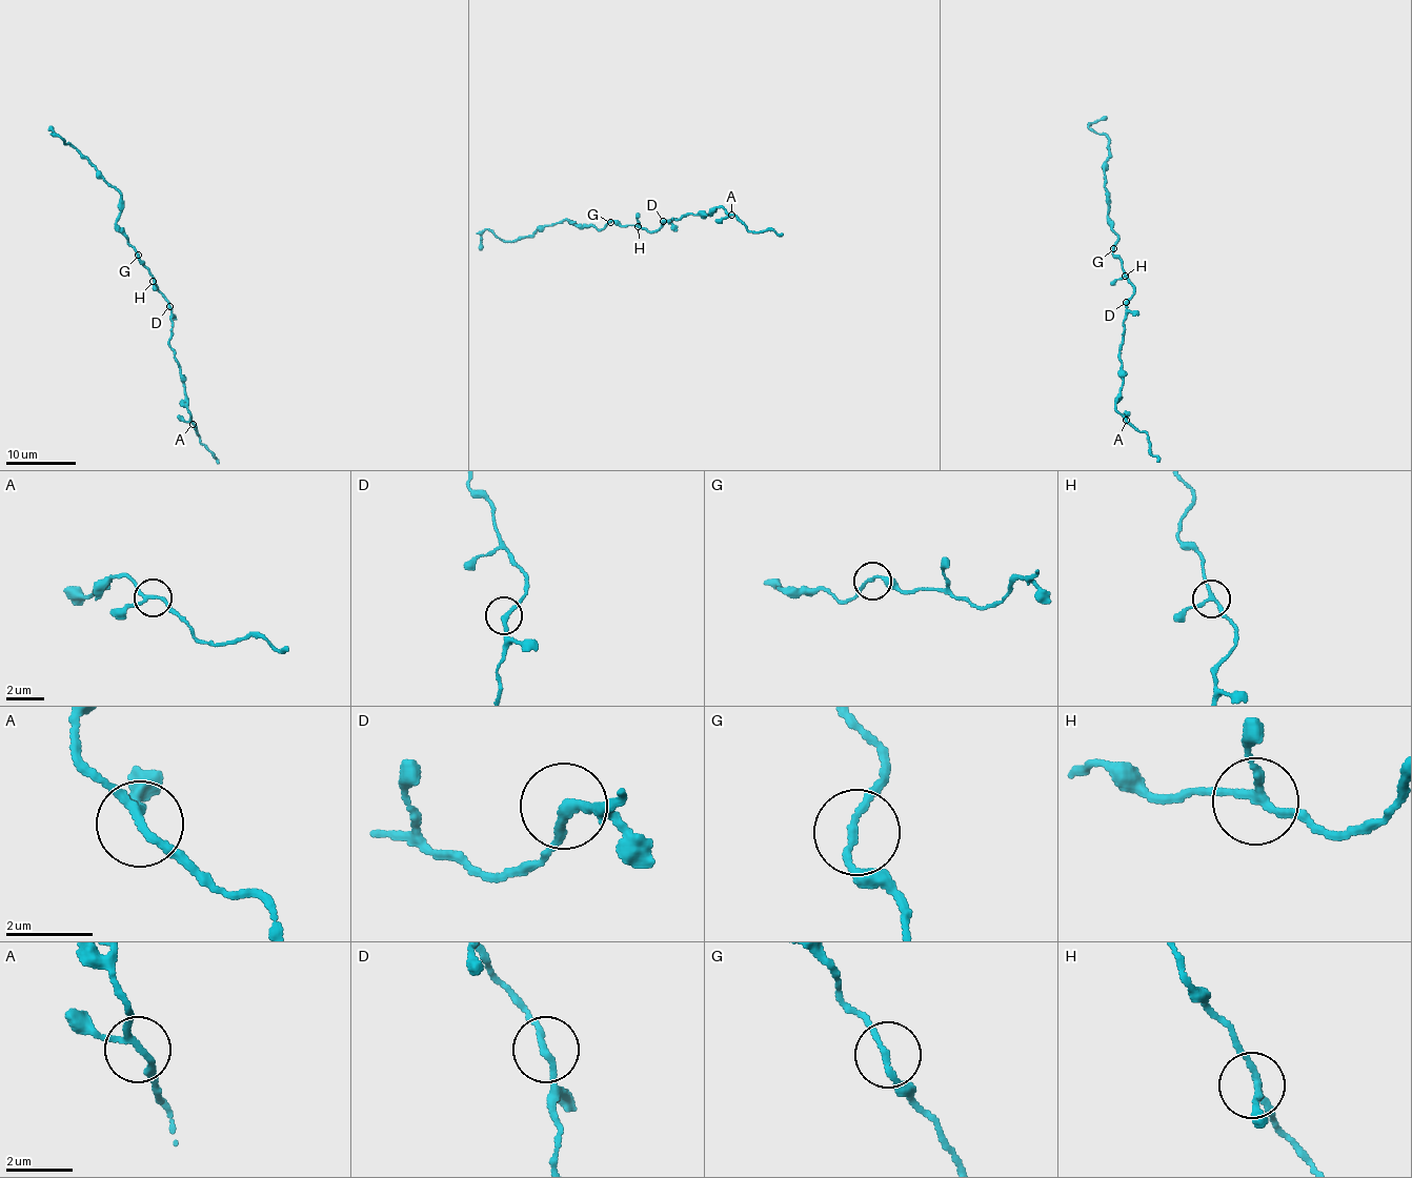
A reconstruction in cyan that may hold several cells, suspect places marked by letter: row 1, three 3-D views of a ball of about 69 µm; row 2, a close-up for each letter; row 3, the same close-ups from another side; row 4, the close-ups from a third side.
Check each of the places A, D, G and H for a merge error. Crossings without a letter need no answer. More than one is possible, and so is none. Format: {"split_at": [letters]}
{"split_at": []}

